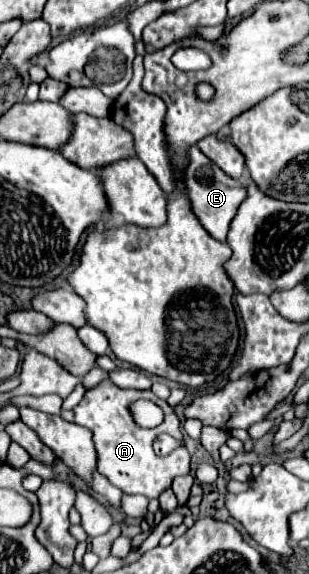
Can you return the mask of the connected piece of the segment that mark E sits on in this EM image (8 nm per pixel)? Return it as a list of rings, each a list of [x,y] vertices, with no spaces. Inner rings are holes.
[[[191,147],[191,163],[185,171],[183,183],[187,187],[187,193],[191,199],[191,209],[193,209],[195,217],[201,221],[201,225],[207,229],[207,233],[213,239],[225,241],[229,225],[231,225],[233,217],[237,215],[239,205],[247,199],[247,187],[241,181],[223,173],[219,167],[215,167],[215,163],[211,163],[211,159],[207,159],[197,147]]]

